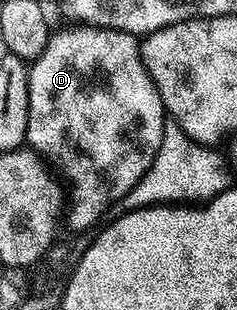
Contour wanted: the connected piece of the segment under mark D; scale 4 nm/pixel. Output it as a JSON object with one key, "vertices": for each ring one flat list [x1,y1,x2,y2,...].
{"vertices":[[69,25,67,27,65,31,61,31,57,35,52,34,47,40,45,49,30,64,27,73,27,80,29,81,29,125,27,126,26,146,40,156,43,163,59,179,61,177,67,182,67,189,65,185,65,219,67,215,68,229,75,231,74,233,87,233,91,231,90,227,111,206,114,205,115,207,121,203,122,199,141,181,146,171,153,165,153,157,157,153,157,149,161,149,165,112,161,97,143,64,143,58,139,52,141,43,136,36,104,27,88,27,86,25]]}

